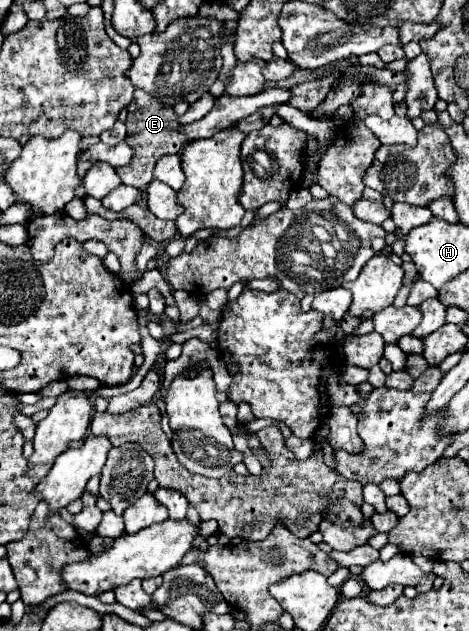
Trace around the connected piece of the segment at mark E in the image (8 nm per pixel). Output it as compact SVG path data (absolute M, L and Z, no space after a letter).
M138 88L134 92L134 100L128 104L128 120L126 120L126 128L134 130L134 158L128 166L116 168L122 184L134 186L138 190L144 190L148 186L148 182L154 178L152 174L156 162L166 154L178 154L188 144L188 136L180 132L178 126L180 126L178 114L174 112L172 106L160 104L146 90Z

